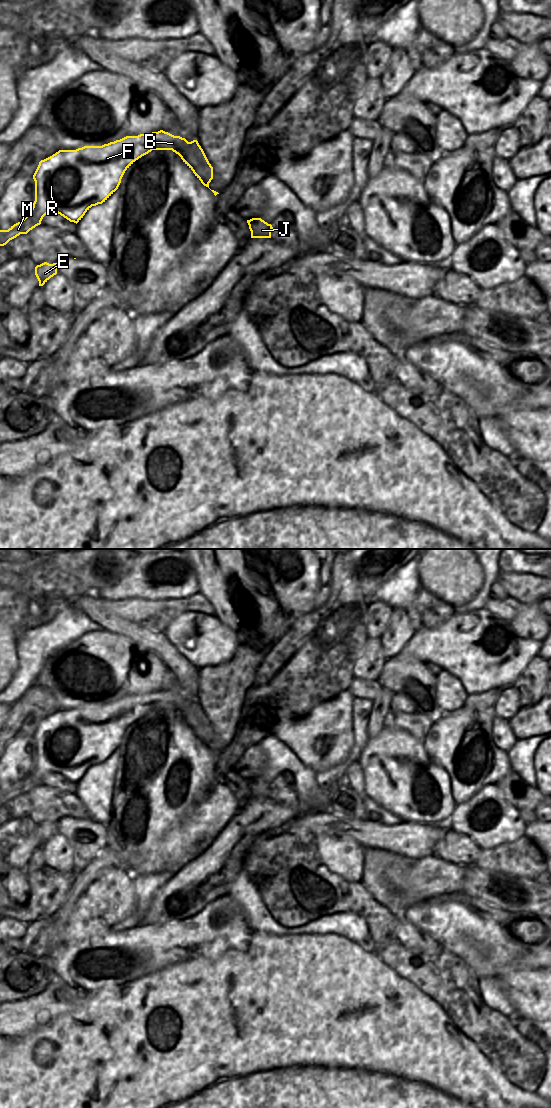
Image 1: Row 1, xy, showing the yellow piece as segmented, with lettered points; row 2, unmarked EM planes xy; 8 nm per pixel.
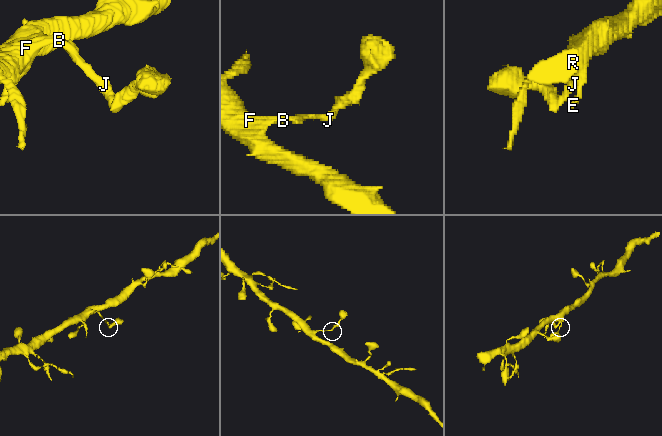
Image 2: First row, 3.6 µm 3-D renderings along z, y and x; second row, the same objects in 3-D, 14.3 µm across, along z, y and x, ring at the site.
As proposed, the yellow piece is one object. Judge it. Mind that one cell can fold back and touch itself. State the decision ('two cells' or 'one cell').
one cell

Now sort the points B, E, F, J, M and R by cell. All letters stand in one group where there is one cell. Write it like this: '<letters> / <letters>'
B E F J M R

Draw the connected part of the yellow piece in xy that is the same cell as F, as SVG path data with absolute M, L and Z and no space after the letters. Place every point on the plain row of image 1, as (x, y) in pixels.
M160 690L150 694L126 696L102 706L84 706L76 710L59 710L52 716L41 720L33 735L35 741L35 761L31 771L8 790L0 790L0 806L20 794L27 794L41 784L48 772L56 772L78 783L92 767L105 762L119 747L125 731L139 718L152 710L172 710L193 731L201 743L209 748L213 739L213 727L209 723L197 700L188 702L185 698L174 696Z

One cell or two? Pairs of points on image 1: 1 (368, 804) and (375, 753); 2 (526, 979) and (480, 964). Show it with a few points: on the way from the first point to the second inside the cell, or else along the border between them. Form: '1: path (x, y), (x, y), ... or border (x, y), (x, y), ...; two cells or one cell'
1: border (365, 795), (389, 811); two cells
2: border (523, 970), (502, 966), (498, 977); two cells

